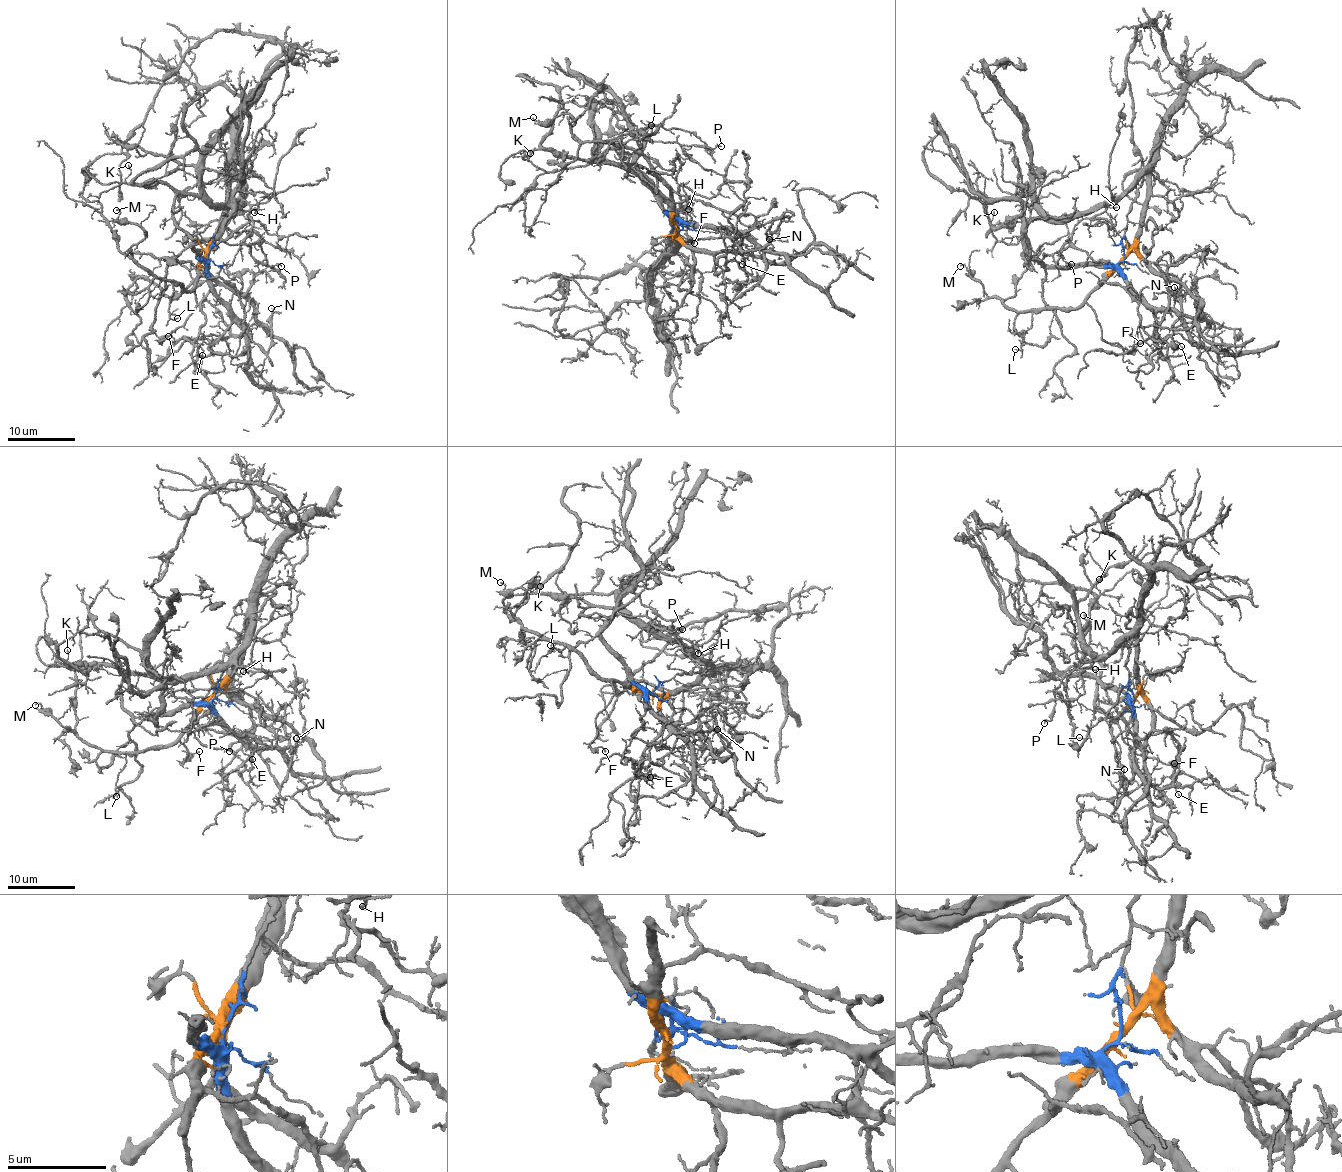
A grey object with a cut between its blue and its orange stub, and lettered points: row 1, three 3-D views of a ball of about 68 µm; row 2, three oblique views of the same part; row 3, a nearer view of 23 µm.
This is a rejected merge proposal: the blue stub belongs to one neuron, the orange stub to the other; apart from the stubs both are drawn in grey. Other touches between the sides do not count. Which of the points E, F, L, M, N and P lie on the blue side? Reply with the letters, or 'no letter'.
N, P

